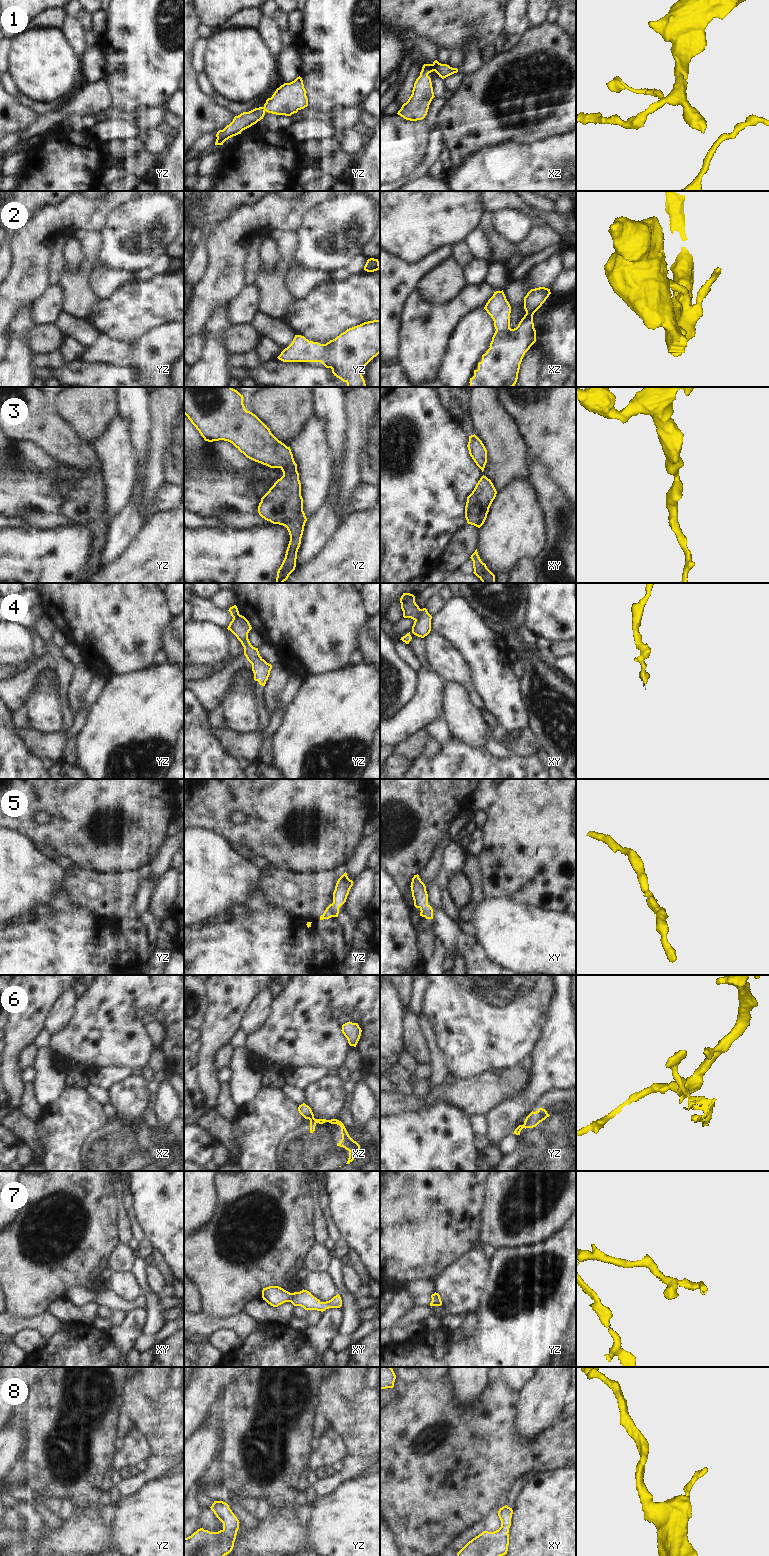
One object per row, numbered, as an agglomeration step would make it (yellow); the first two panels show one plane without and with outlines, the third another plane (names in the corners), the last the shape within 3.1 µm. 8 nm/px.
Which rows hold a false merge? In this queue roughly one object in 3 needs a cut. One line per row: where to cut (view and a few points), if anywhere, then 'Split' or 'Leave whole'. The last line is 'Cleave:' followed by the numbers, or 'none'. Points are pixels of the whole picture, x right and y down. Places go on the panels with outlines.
1: No split. Leave whole
2: No split. Leave whole
3: No split. Leave whole
4: Split along xy (421, 609), (414, 619). Split
5: No split. Leave whole
6: Split along xz (313, 1117), (309, 1119). Split
7: No split. Leave whole
8: No split. Leave whole
Cleave: 4, 6

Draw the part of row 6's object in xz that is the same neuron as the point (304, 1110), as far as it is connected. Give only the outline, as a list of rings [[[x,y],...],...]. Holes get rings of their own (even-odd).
[[[305,1103],[299,1105],[298,1111],[305,1119],[310,1120],[310,1119],[314,1118],[314,1114],[313,1114],[311,1108],[308,1105],[306,1105]]]

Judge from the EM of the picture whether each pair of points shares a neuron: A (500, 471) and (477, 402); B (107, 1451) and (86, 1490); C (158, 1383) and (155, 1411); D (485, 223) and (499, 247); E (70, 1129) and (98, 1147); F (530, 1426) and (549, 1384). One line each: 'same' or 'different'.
A: same
B: same
C: different
D: same
E: different
F: same

